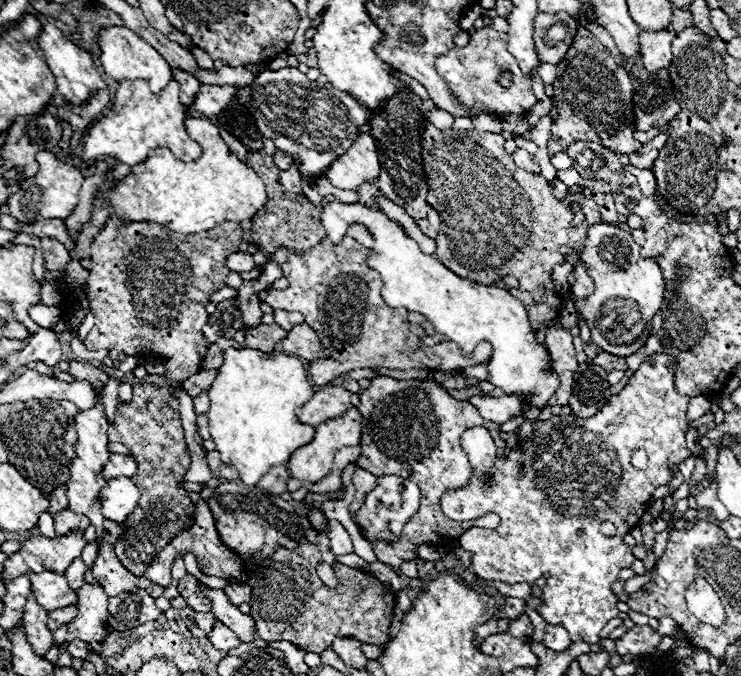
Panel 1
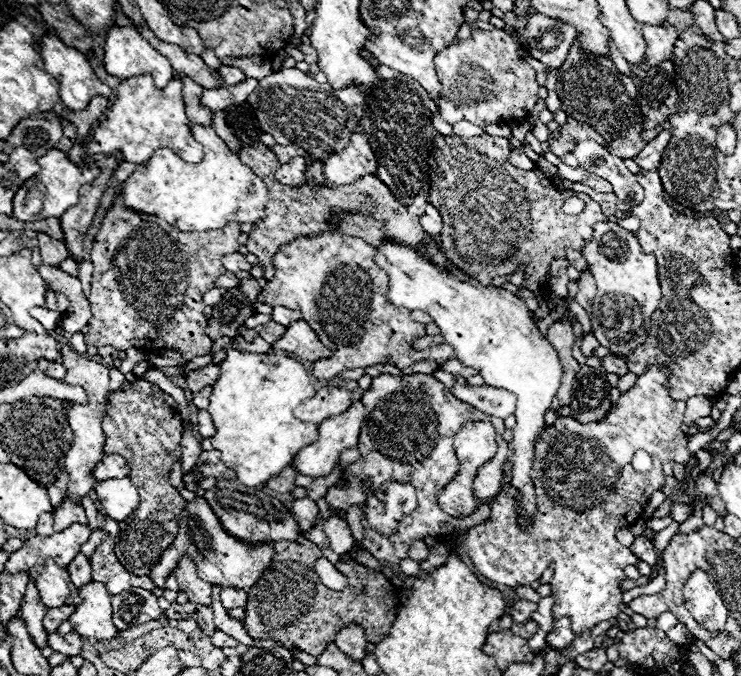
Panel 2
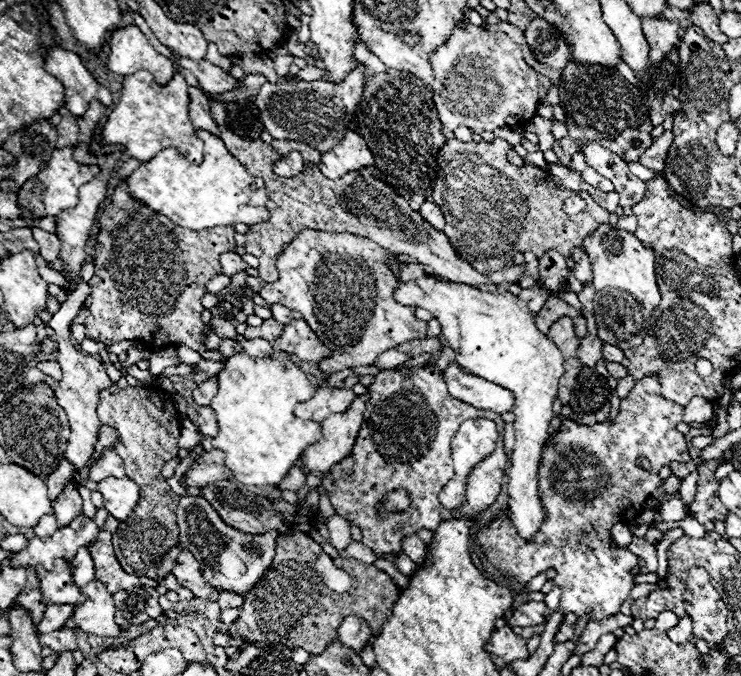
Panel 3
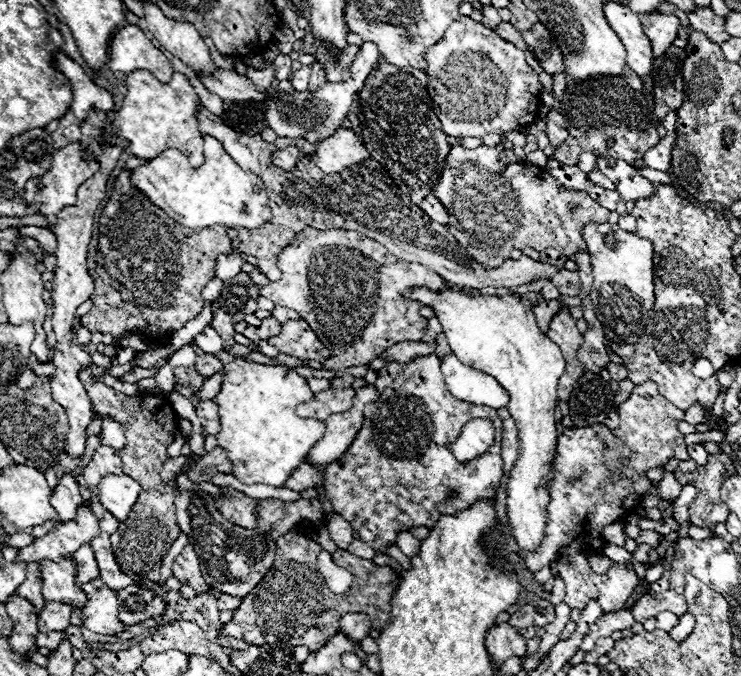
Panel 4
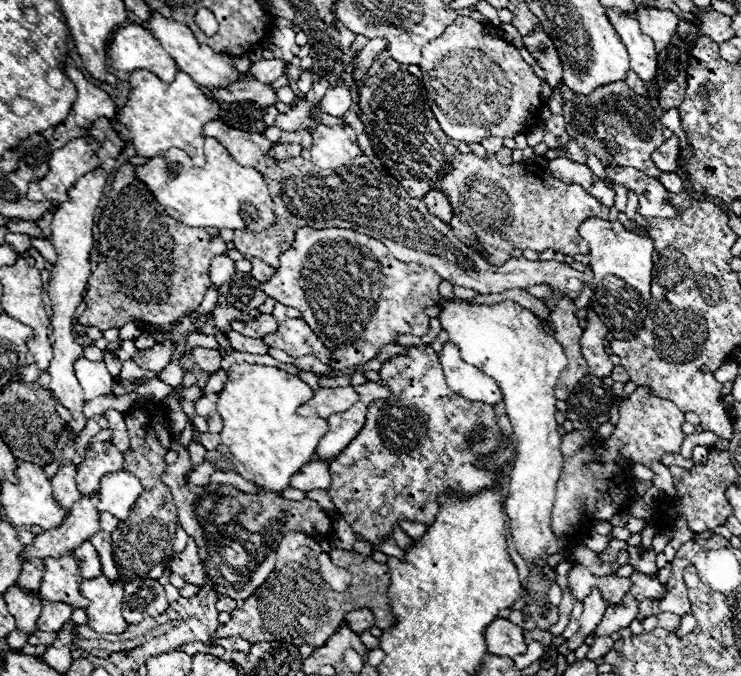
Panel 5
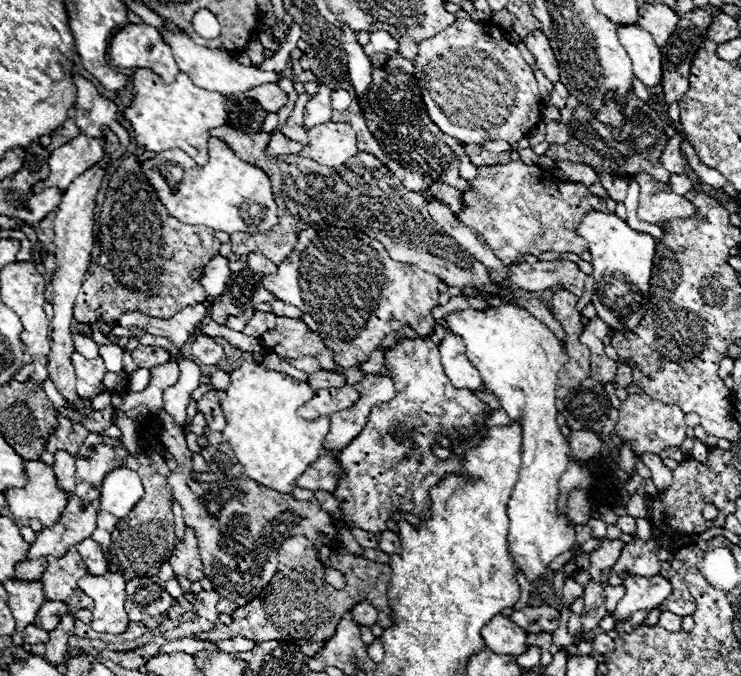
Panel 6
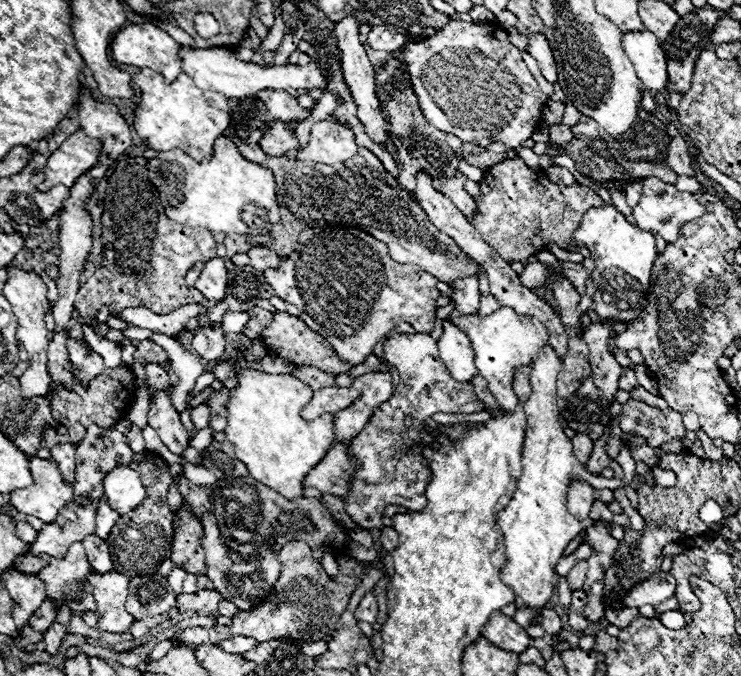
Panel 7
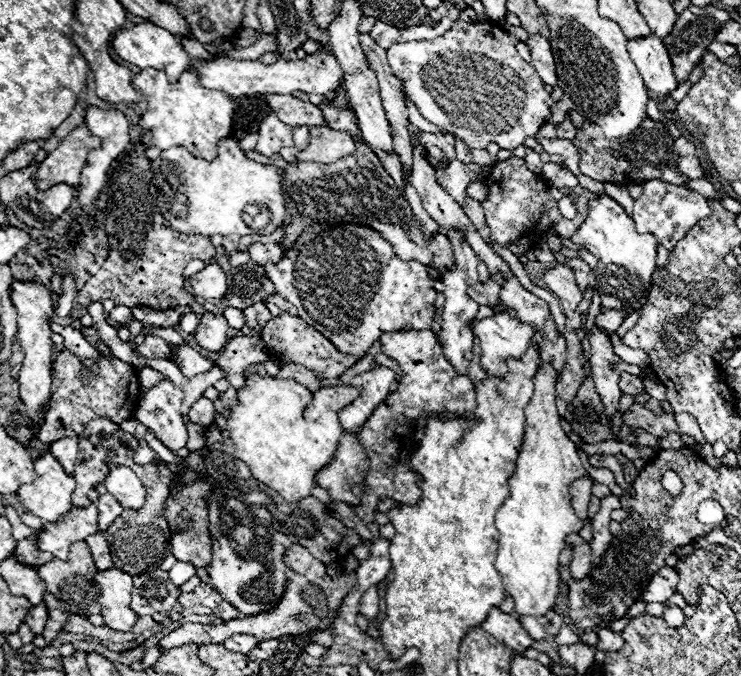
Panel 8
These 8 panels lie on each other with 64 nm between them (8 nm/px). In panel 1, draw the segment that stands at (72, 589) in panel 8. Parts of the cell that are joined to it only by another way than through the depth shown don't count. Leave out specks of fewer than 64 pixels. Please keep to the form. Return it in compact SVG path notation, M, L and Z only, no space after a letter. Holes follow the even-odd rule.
M44 570L42 574L28 574L36 600L40 600L40 606L44 606L48 612L64 606L76 606L78 594L68 586L64 574L56 574L52 570Z

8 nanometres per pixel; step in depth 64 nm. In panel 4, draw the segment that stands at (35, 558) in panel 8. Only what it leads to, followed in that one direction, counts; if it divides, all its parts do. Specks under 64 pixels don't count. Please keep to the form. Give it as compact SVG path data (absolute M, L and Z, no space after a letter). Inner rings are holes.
M28 562L26 564L26 580L20 584L18 594L22 598L26 598L28 602L32 602L36 606L36 610L40 612L44 606L44 598L42 598L42 570L38 562Z

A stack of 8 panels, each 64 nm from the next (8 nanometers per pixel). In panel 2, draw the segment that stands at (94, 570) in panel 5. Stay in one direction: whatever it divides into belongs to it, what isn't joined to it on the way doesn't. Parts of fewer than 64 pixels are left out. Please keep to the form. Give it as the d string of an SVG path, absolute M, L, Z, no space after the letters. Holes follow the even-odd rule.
M80 552L70 564L68 564L68 574L70 580L74 582L76 588L92 582L92 568L90 568L90 560Z

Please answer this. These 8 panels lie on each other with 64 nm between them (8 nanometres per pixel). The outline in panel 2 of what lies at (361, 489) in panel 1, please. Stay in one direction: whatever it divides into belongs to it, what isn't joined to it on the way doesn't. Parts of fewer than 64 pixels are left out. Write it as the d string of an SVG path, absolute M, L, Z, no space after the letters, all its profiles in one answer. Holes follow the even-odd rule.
M352 508L348 512L348 526L350 526L350 532L354 536L354 542L360 542L362 540L362 524L360 524L360 516L362 516L362 510L360 508Z

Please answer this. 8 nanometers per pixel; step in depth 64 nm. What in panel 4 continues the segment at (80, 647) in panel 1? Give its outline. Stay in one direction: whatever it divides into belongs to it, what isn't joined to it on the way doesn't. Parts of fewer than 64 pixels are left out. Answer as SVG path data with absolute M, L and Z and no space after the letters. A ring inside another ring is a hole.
M38 632L36 634L36 646L44 646L48 650L54 650L54 646L62 642L62 638L64 638L64 632L60 632L60 634L40 634Z

